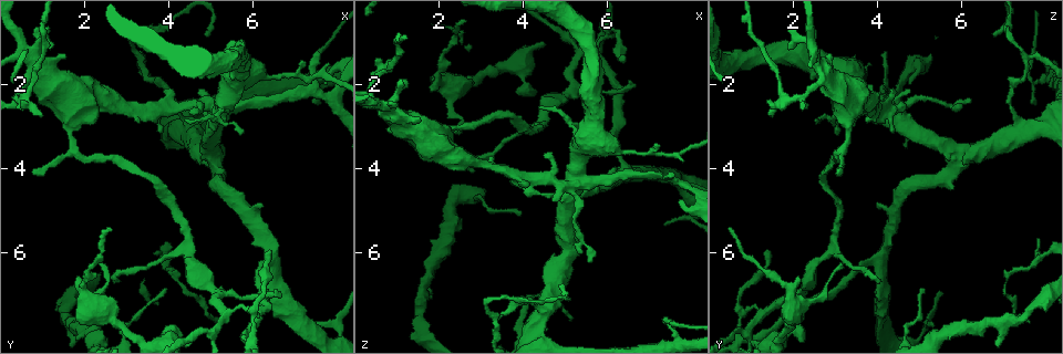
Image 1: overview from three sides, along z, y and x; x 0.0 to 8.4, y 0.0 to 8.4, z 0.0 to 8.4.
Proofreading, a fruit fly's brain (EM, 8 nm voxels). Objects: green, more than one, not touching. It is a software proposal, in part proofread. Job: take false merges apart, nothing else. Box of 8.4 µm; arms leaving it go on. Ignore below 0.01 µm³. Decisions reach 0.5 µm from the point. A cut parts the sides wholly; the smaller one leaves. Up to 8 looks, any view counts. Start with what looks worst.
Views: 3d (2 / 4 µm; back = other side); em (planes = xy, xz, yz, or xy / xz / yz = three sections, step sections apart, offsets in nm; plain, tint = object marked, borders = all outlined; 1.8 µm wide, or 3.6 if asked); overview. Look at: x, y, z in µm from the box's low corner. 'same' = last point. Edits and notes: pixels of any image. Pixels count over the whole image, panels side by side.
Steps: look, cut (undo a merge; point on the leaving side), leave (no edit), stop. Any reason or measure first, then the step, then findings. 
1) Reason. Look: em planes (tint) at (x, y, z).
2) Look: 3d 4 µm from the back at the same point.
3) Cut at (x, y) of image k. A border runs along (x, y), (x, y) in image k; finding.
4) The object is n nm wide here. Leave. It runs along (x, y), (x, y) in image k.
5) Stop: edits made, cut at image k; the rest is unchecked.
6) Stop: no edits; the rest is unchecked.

Thick turns thin. Look: 3d 4 µm at (5.10, 2.65, 4.40).

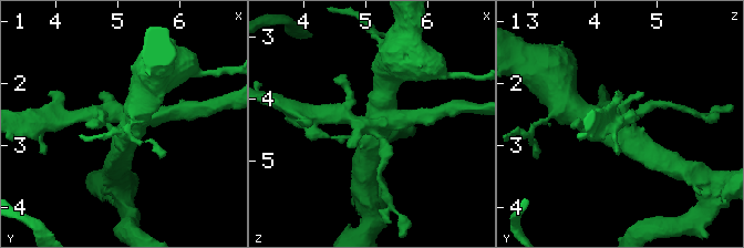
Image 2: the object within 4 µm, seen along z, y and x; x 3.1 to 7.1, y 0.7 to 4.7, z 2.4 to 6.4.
Look: em planes (plain) at (5.15, 2.65, 4.40).

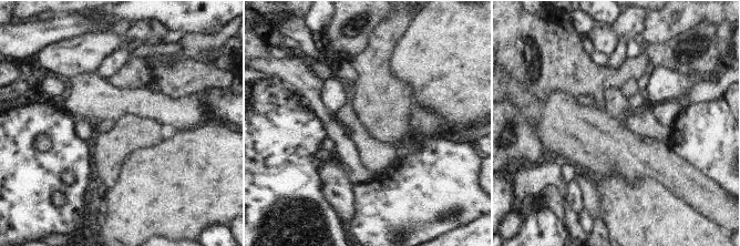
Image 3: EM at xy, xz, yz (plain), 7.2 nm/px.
Look: em planes (tint) at the same point.

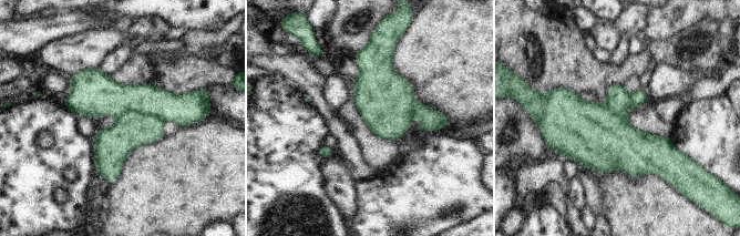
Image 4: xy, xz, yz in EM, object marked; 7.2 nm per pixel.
Cut at (108, 98) of image 4. A border runs along (116, 116), (139, 110), (163, 120) in image 4; two neurons meet here.

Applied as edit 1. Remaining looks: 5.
Branch point. Look: 3d 2 µm at (6.45, 6.05, 4.05).

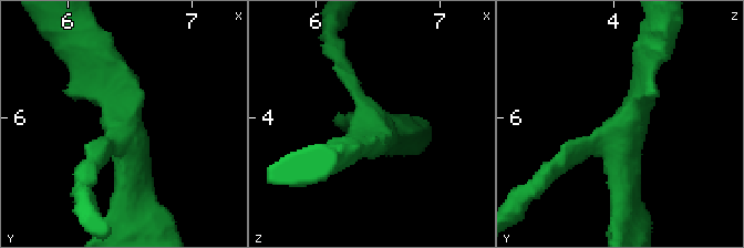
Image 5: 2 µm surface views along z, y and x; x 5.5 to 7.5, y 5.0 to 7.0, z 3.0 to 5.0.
3 arms meet here; shape alone is not enough. Look: em xz step 4 (tint) at (6.42, 6.08, 4.06).

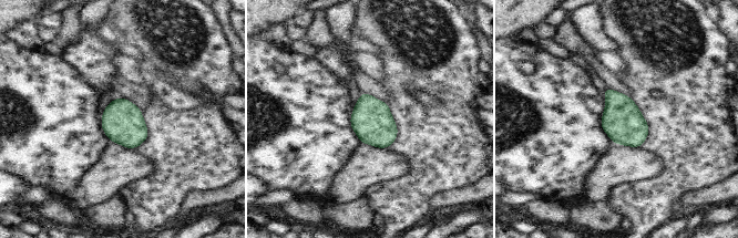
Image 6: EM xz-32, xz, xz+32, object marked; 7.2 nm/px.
Leave. All the same neuron.

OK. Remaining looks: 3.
Branch point. Look: em yz step 16 (tint) at (1.65, 7.70, 6.95).

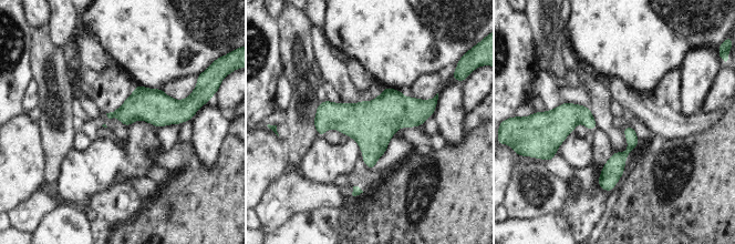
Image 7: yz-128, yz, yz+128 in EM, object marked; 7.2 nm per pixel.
Leave. It runs along (433, 103), (414, 112), (317, 123) in image 7; continuous, no second neuron.

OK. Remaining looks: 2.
Stop: edits made, cut at image 4; the rest is unchecked.

